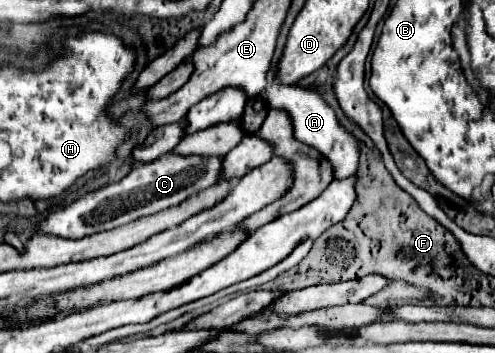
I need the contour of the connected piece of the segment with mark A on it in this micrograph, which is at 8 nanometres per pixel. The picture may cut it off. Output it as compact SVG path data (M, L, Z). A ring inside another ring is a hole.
M269 81L263 99L265 99L269 111L287 111L287 115L293 123L295 139L299 143L307 143L309 147L317 149L321 153L321 157L325 157L331 163L331 169L335 171L333 179L347 179L347 177L355 175L357 161L359 161L357 139L339 125L335 111L323 101L323 97L319 93L297 87L297 85L279 85L277 81Z

